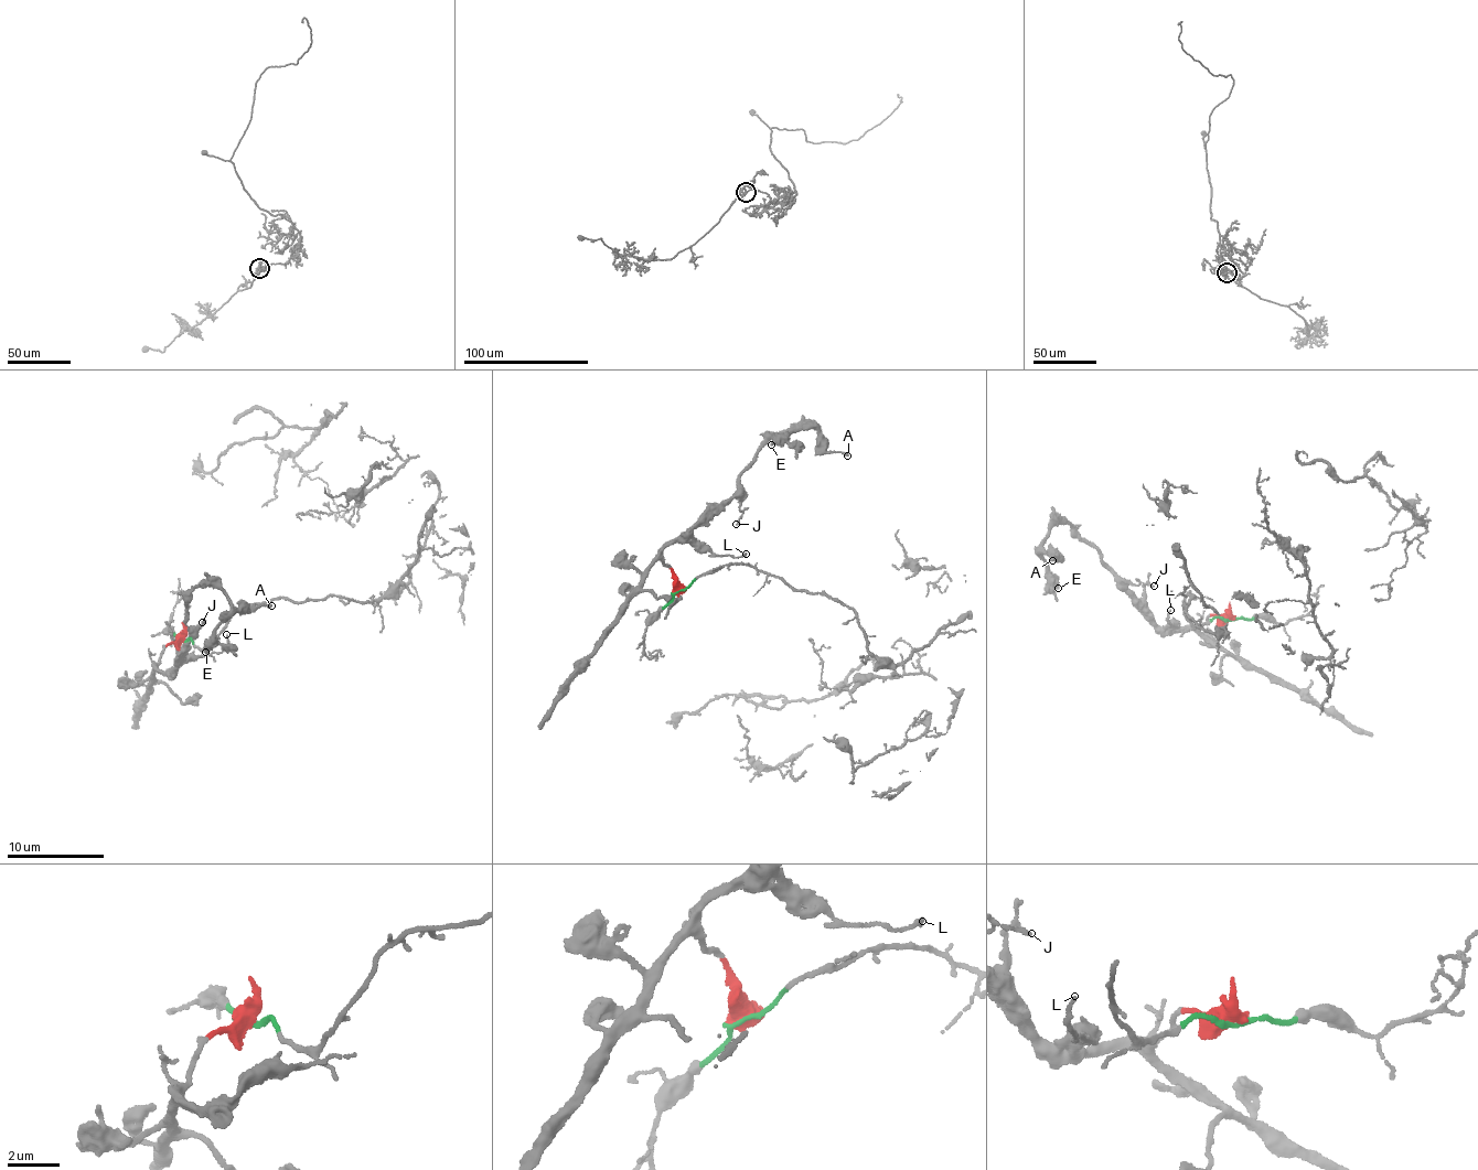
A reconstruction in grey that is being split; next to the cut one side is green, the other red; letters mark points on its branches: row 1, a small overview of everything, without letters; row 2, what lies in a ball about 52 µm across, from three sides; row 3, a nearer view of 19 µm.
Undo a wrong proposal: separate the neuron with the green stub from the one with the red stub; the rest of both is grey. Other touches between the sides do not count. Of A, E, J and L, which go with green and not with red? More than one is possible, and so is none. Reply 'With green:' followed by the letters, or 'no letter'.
With green: no letter

